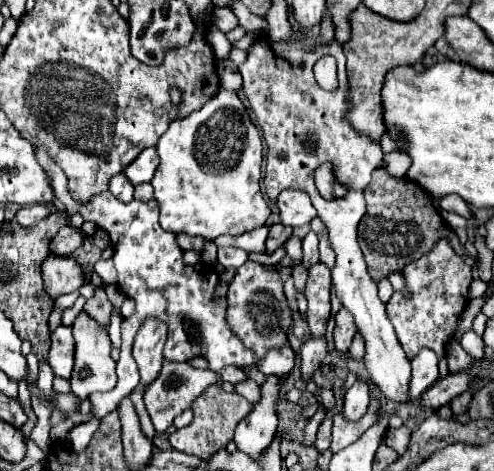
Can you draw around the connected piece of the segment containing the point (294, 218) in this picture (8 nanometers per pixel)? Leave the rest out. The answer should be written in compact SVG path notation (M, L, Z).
M293 189L281 191L277 197L277 207L281 223L287 227L301 227L307 225L313 217L317 217L317 211L309 195L303 191L293 191Z

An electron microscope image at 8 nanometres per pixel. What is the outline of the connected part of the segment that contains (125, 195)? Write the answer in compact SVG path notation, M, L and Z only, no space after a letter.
M123 173L111 177L109 191L111 191L111 195L115 195L121 203L129 203L129 201L133 199L133 185L131 185L131 181L129 181Z

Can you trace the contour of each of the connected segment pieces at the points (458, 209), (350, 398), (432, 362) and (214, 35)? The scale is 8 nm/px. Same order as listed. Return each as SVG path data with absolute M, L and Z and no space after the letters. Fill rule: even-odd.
M447 195L447 197L441 199L439 205L441 205L445 211L457 213L457 215L461 215L461 217L465 217L465 219L473 219L471 209L467 207L467 203L465 203L463 199L459 199L459 195Z
M357 381L345 395L343 417L347 421L359 421L369 407L369 387L363 381Z
M421 349L421 353L411 361L413 375L411 375L411 389L409 399L417 399L427 387L431 387L439 379L437 371L437 357L429 349Z
M215 25L209 27L209 31L207 31L207 41L209 41L215 57L227 57L227 53L231 51L231 43L227 41L225 33L219 31Z

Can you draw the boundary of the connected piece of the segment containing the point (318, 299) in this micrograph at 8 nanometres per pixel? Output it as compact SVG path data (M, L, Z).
M317 263L309 269L305 295L309 301L307 323L311 327L311 335L319 339L319 335L327 337L327 323L333 317L331 313L331 271L325 263Z

